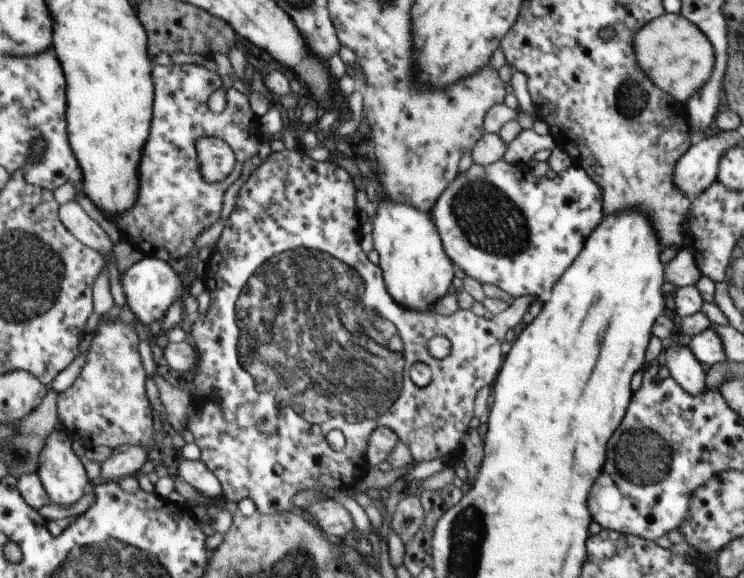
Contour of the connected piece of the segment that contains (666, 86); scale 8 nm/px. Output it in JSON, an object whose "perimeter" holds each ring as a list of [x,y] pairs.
{"perimeter":[[[664,13],[645,24],[634,35],[632,42],[636,64],[644,74],[664,92],[685,104],[710,80],[714,70],[715,54],[707,36],[689,20],[679,14]]]}

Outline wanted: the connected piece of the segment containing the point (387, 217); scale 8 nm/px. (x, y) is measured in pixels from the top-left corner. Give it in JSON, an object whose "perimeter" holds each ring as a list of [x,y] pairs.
{"perimeter":[[[386,195],[383,197],[376,206],[376,214],[372,220],[372,238],[373,249],[379,254],[379,267],[383,272],[386,290],[390,294],[390,298],[404,308],[418,310],[418,312],[432,312],[435,310],[436,302],[453,291],[452,280],[454,279],[455,264],[452,264],[452,260],[444,252],[442,240],[432,222],[431,213],[420,212],[412,205],[390,200]]]}

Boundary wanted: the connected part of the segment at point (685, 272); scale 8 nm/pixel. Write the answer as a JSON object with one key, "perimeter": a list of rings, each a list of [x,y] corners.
{"perimeter":[[[680,248],[672,262],[666,264],[666,280],[674,288],[695,285],[700,278],[701,272],[688,248]]]}

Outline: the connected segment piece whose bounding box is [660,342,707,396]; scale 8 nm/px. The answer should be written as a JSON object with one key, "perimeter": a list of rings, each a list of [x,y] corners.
{"perimeter":[[[680,342],[669,346],[662,352],[660,363],[668,367],[671,377],[684,388],[684,392],[692,396],[706,392],[706,368],[690,352],[688,345]]]}

